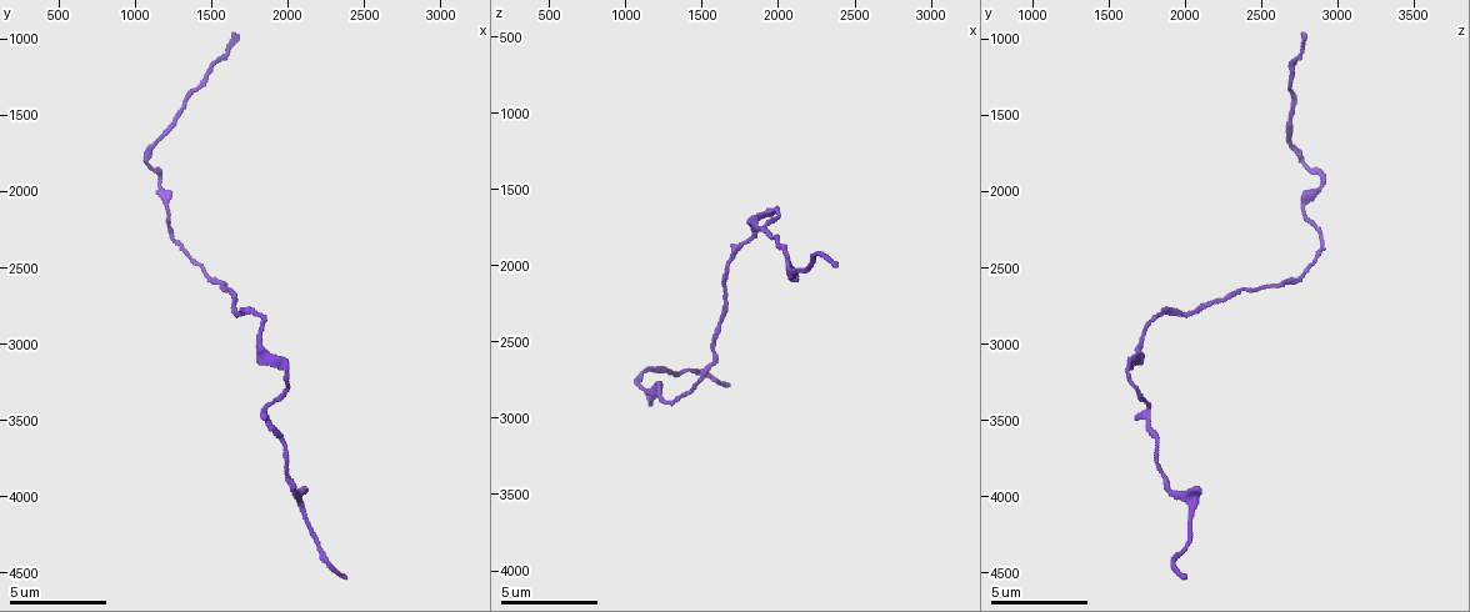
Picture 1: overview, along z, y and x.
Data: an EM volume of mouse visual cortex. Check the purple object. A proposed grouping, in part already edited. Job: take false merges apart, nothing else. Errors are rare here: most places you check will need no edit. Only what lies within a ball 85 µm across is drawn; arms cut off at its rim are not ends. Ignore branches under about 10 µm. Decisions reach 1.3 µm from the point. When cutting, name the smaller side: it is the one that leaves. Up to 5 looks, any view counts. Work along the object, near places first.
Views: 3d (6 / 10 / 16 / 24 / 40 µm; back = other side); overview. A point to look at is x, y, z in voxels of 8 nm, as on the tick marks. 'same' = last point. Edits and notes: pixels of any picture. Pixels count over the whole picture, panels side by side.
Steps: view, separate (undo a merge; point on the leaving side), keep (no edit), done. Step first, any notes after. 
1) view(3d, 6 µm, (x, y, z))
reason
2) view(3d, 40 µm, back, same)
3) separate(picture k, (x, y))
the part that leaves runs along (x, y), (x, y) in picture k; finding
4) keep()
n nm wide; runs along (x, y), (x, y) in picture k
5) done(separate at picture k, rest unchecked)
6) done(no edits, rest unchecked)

view(3d, 10 µm, (1160, 1940, 2900))
sudden change in width

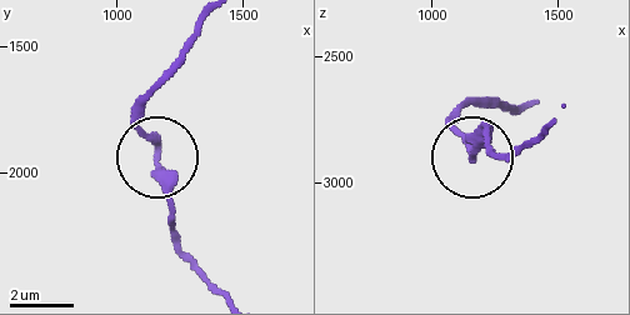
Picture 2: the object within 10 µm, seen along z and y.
view(3d, 10 µm, back, (1170, 1950, 2890))
other side

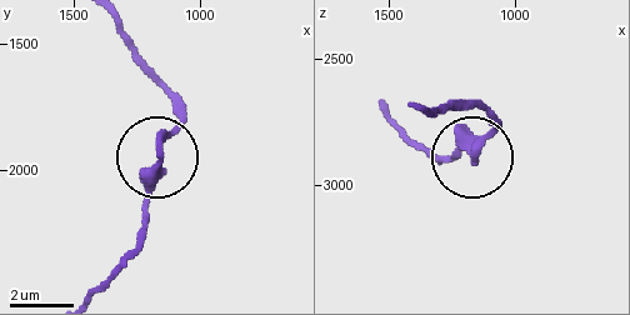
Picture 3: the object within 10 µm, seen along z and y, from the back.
keep()
runs along (95, 293), (138, 235), (143, 179), (175, 101) in picture 3; all the same cell

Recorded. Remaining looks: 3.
view(3d, 10 µm, (2000, 3900, 1880))
sudden change in width

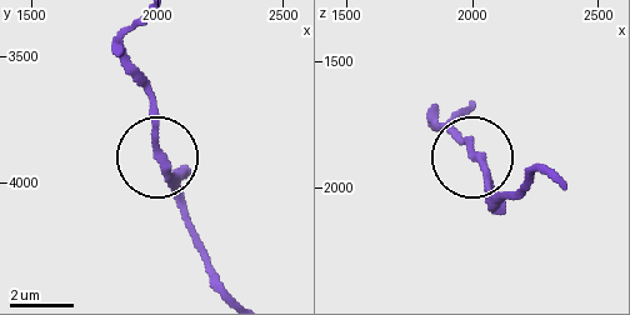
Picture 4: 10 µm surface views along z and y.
view(3d, 6 µm, (2010, 3900, 1880))
closer look

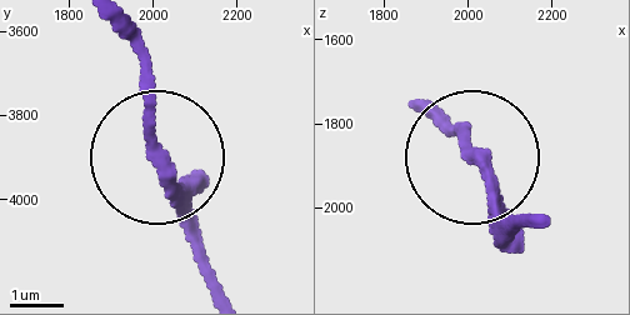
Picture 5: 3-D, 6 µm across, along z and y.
keep()
runs along (425, 104), (465, 126), (505, 230) in picture 5; continuous, no second cell

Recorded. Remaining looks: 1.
done(no edits, rest unchecked)

